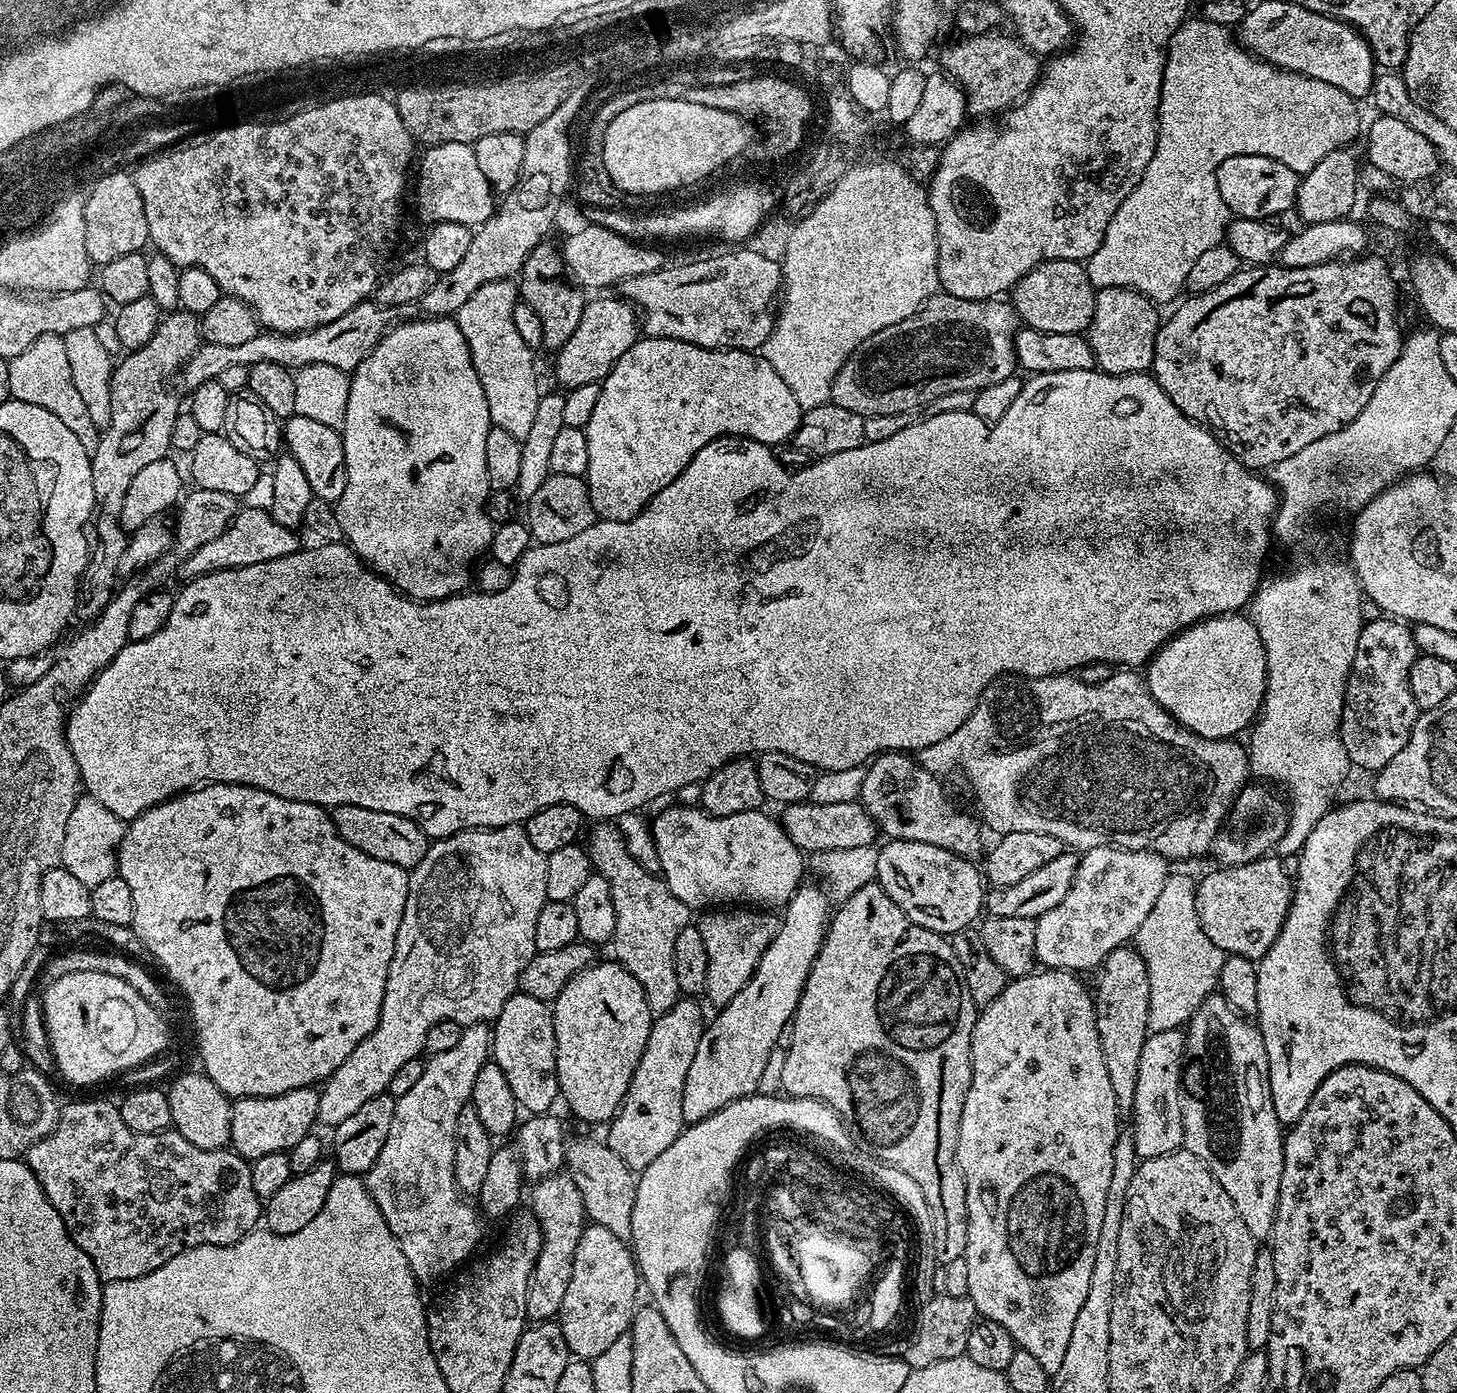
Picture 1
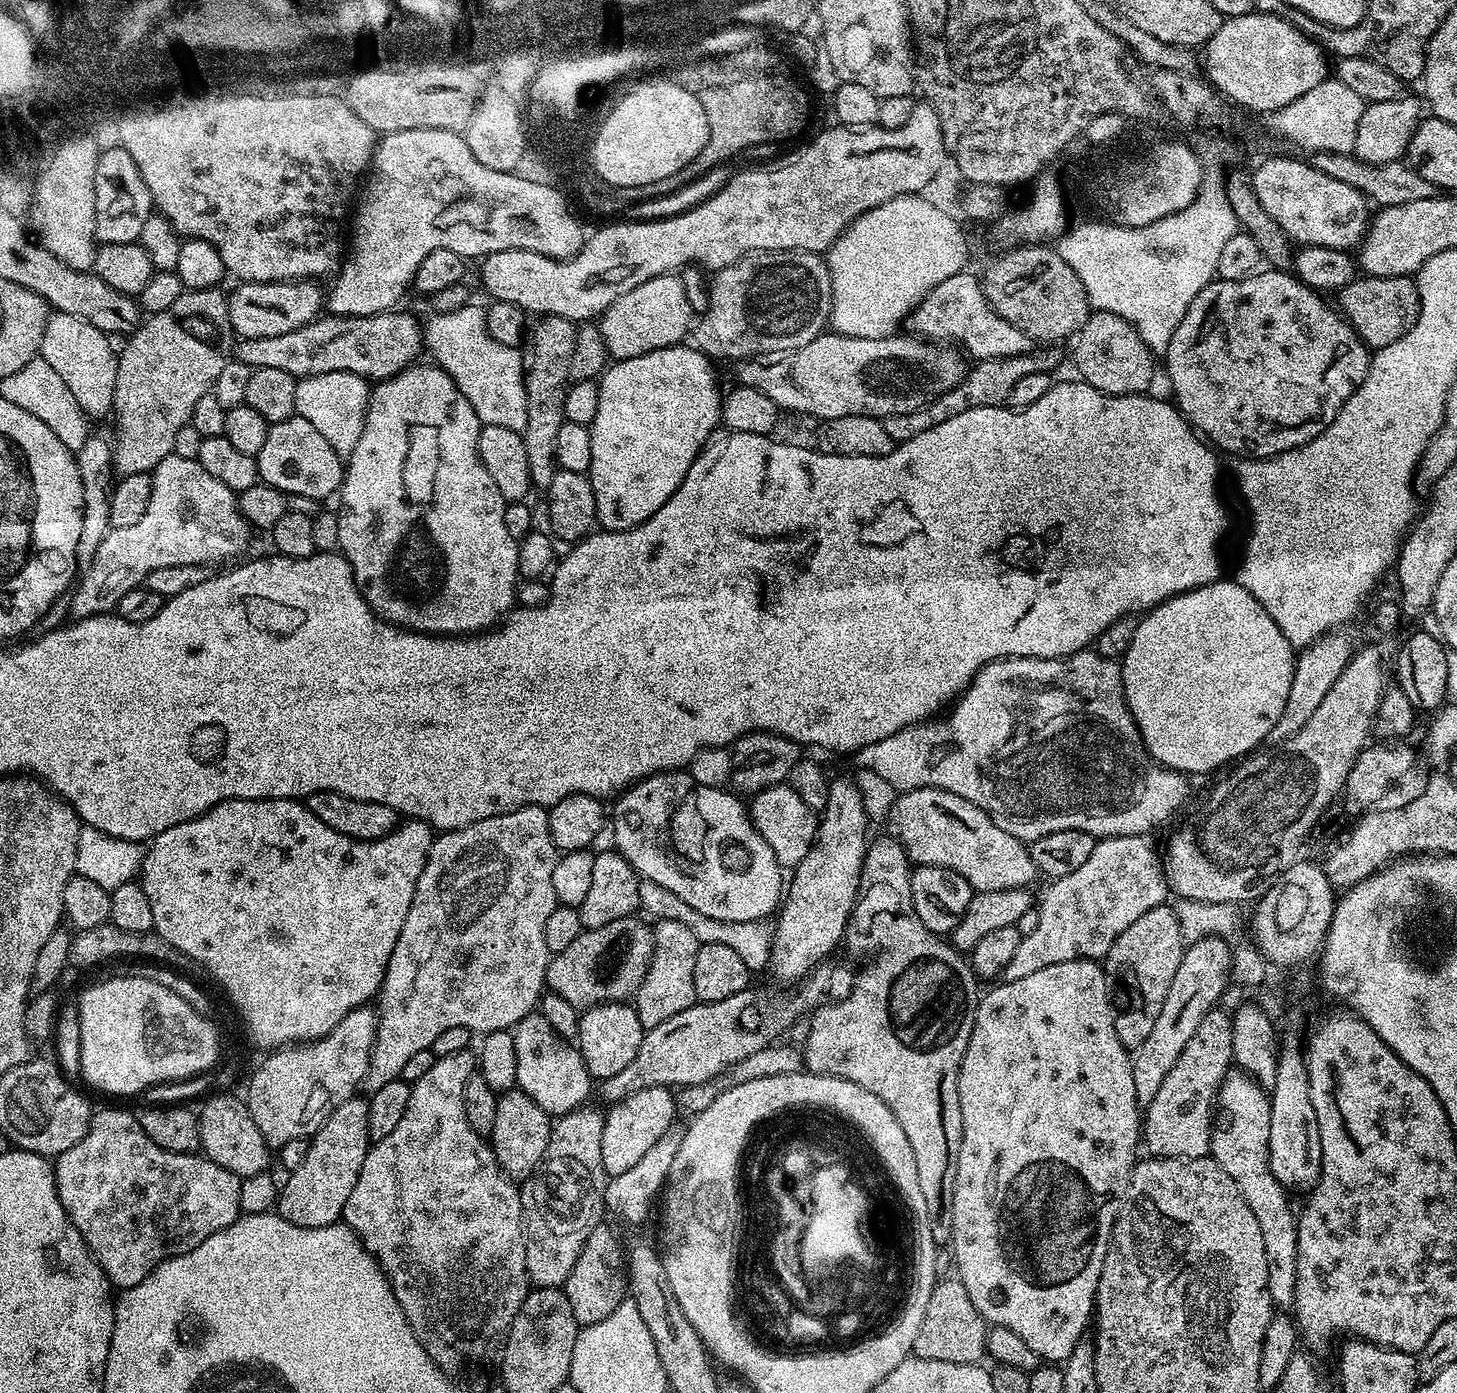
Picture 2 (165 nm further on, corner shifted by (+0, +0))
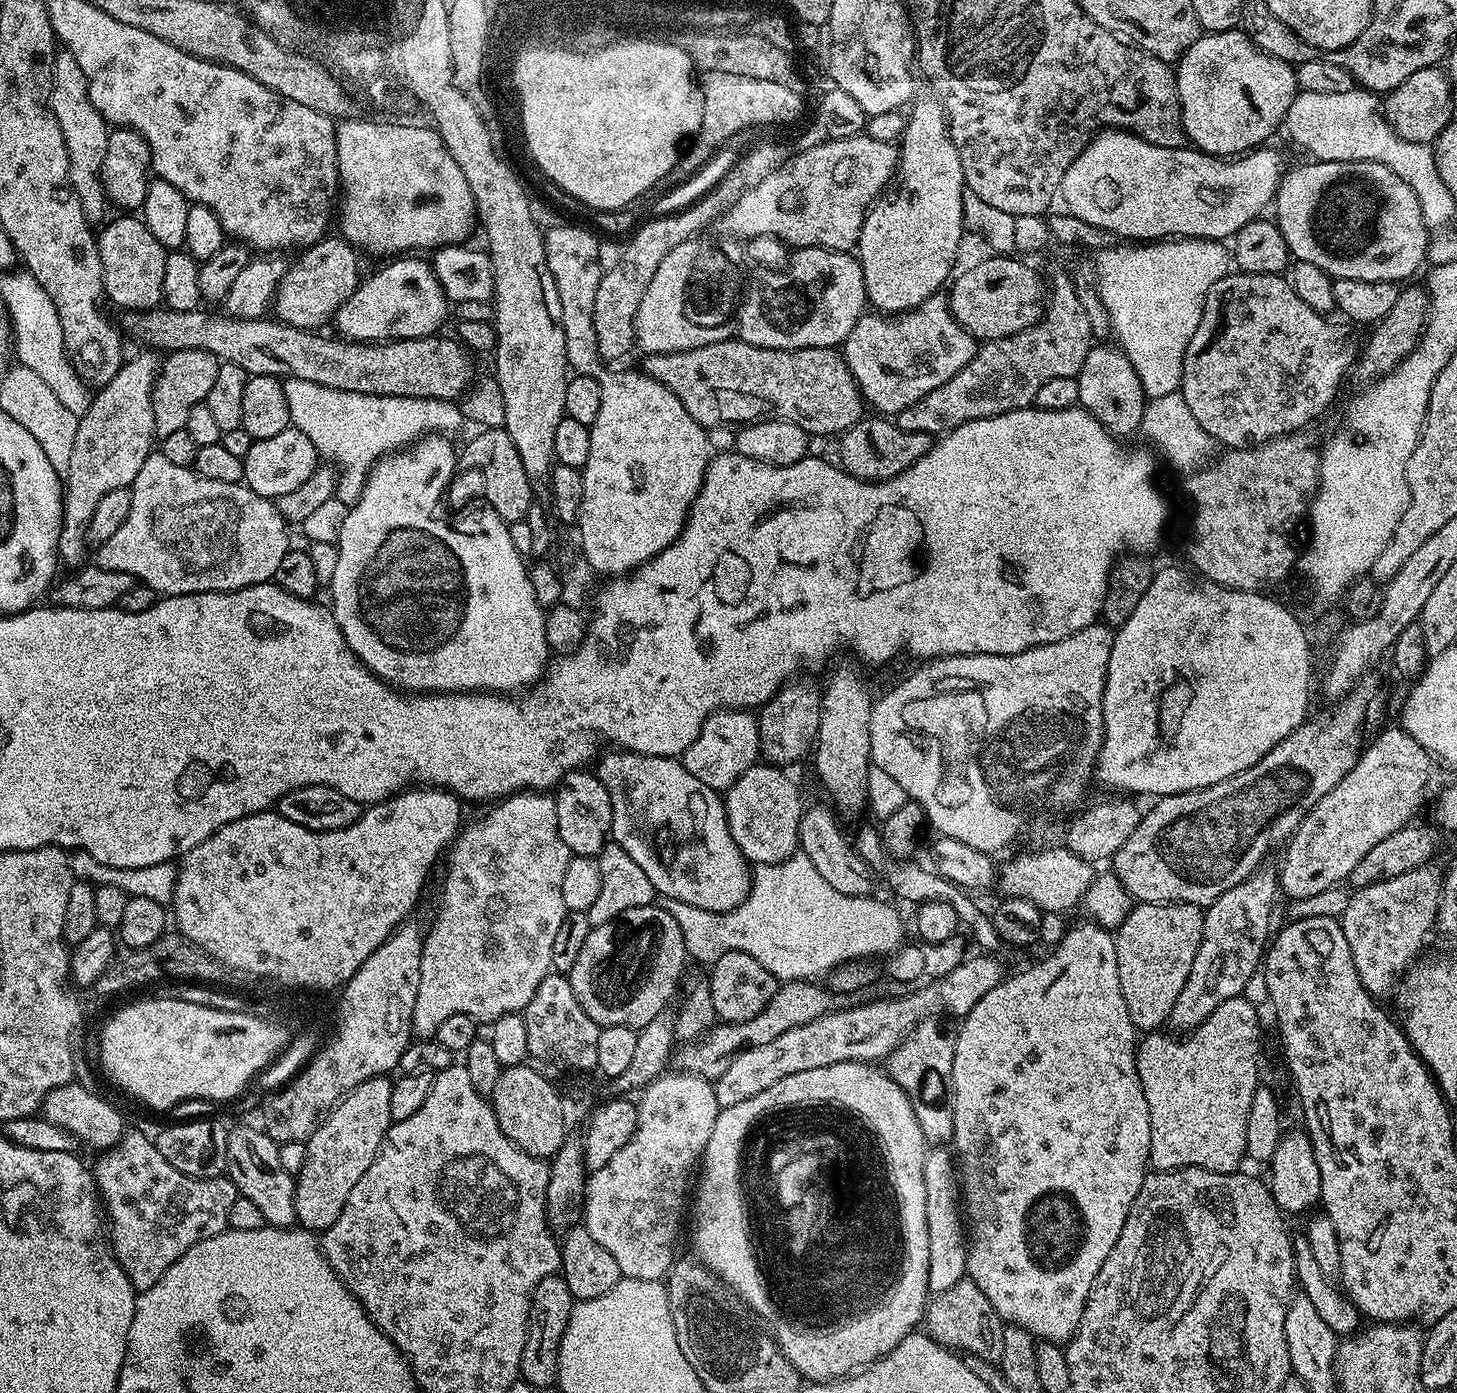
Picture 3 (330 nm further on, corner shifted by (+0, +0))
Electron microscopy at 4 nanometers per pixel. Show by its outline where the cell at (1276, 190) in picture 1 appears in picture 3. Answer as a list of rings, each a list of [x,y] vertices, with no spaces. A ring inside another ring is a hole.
[[[1317,159],[1316,164],[1300,164],[1297,168],[1289,167],[1283,173],[1280,184],[1277,186],[1274,209],[1274,219],[1282,230],[1282,238],[1286,238],[1286,246],[1289,253],[1296,260],[1302,262],[1310,262],[1313,266],[1318,266],[1320,270],[1324,270],[1333,280],[1341,280],[1342,278],[1358,278],[1362,282],[1408,282],[1413,279],[1412,276],[1420,267],[1425,267],[1428,258],[1428,223],[1424,220],[1422,214],[1422,206],[1418,202],[1418,198],[1414,194],[1414,190],[1410,190],[1410,186],[1406,186],[1406,182],[1402,182],[1402,178],[1398,178],[1398,174],[1394,174],[1394,170],[1390,170],[1387,166],[1382,166],[1382,162],[1366,162],[1365,160],[1321,160]]]

